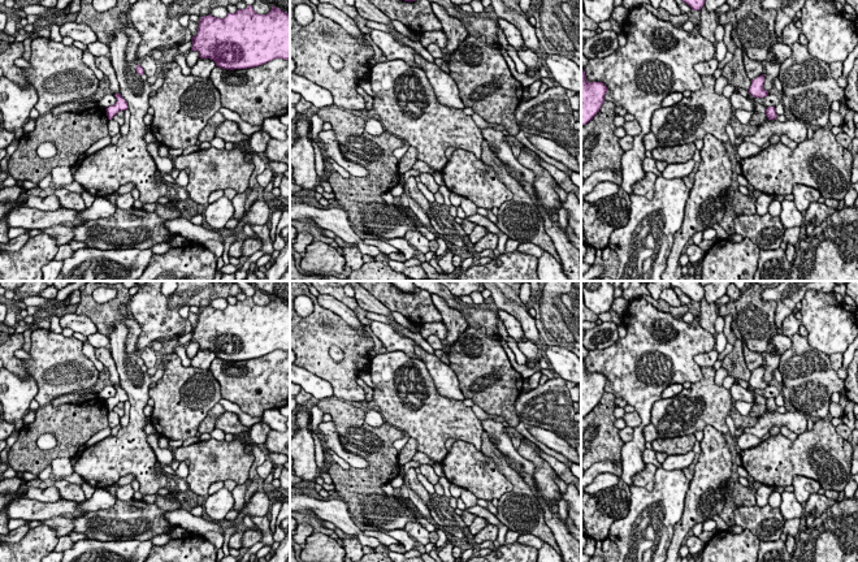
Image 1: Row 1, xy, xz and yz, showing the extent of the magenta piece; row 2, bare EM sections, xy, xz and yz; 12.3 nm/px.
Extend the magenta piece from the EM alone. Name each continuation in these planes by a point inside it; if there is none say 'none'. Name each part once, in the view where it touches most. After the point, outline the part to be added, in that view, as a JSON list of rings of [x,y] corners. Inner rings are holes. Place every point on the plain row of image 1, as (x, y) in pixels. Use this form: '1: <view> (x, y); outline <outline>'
none

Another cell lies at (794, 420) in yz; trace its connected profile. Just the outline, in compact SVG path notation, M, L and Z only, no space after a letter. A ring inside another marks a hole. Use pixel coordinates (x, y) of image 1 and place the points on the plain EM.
M766 411L751 428L745 428L744 433L750 433L757 437L763 437L772 427L786 427L797 436L803 433L807 428L807 419L800 411L786 411L780 414L777 411Z

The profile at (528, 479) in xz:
M504 455L504 458L508 462L508 464L511 466L511 468L515 470L521 476L521 479L529 485L529 488L532 489L533 494L537 497L538 490L536 488L536 483L534 483L533 475L523 474L521 472L523 468L521 468L521 466L519 463L514 462L507 455Z

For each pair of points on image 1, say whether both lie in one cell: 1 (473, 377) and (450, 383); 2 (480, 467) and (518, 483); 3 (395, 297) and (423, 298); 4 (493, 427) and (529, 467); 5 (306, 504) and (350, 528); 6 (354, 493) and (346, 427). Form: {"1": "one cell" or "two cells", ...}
{"1": "two cells", "2": "two cells", "3": "one cell", "4": "one cell", "5": "one cell", "6": "one cell"}

